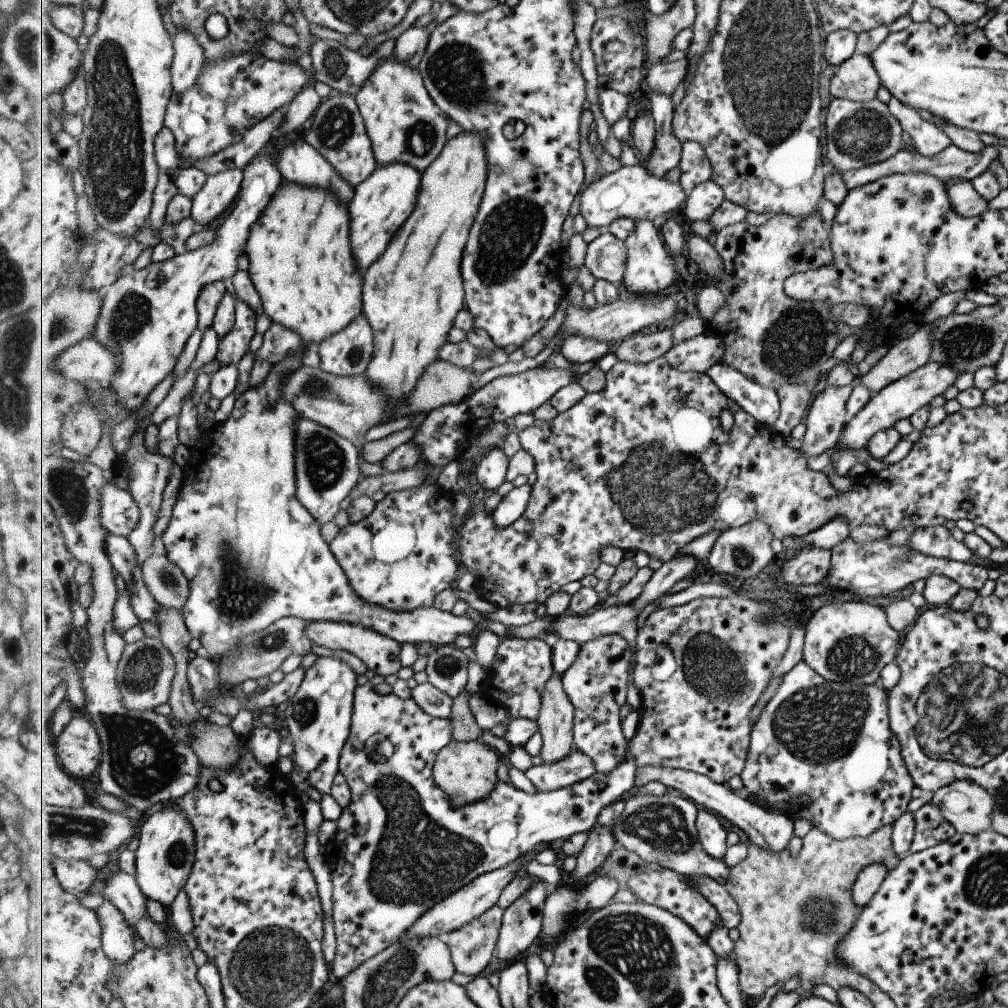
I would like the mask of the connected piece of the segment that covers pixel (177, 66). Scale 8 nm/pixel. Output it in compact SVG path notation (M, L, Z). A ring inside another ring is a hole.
M178 30L173 41L175 54L171 72L174 92L183 94L197 84L206 65L205 52L197 38L187 30Z

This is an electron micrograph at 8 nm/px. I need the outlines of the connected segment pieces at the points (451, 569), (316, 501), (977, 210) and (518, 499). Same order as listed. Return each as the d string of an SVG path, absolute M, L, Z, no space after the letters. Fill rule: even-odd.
M436 484L389 493L376 504L371 516L340 529L330 547L343 570L346 570L351 588L365 602L395 612L415 612L419 608L435 607L436 596L445 589L453 588L455 578L459 578L460 561L458 548L455 548L457 531L455 502L451 500L448 491Z
M300 418L295 434L295 460L298 471L297 496L303 506L311 511L319 524L334 520L343 500L351 494L362 478L360 450L351 439L337 434L318 422Z
M946 179L943 182L949 205L957 216L979 217L986 211L987 201L975 192L971 181Z
M526 484L514 487L505 498L502 498L501 502L493 510L493 518L495 518L497 528L503 530L503 528L515 524L525 514L532 492L533 485Z

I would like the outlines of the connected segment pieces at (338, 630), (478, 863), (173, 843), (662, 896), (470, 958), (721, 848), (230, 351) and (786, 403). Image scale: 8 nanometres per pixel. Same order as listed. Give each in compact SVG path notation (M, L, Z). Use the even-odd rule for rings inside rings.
M309 621L305 634L311 638L311 642L319 646L350 652L358 657L367 668L384 677L397 674L402 669L400 658L402 644L376 630L365 628L363 625L335 621Z
M369 681L358 686L350 740L340 757L340 772L351 787L351 804L343 809L336 833L325 845L326 863L332 870L334 884L332 918L337 951L332 970L339 981L395 944L425 912L471 884L478 876L513 864L539 844L548 845L555 840L566 841L577 833L589 833L597 826L599 812L623 799L635 786L638 766L629 752L625 756L627 760L613 772L597 772L595 776L561 790L529 795L499 781L489 798L465 808L455 808L434 779L434 766L439 753L454 740L452 729L451 719L427 714L412 696L403 699L393 693L379 694ZM384 739L389 740L394 752L385 762L375 762L372 755L376 744Z
M169 805L159 806L145 815L138 842L135 874L137 882L147 900L159 902L169 909L193 873L197 851L195 828L181 810Z
M664 868L663 870L659 870L659 872L655 872L647 869L641 876L637 875L635 878L631 878L626 887L637 896L640 902L661 906L661 908L665 908L665 910L678 915L679 918L682 918L687 924L694 927L705 939L709 940L709 936L711 936L711 932L715 928L724 926L717 908L697 888L693 888L687 882L685 875L679 874L679 872L675 872L674 870Z
M497 904L482 917L445 937L456 972L473 978L481 976L496 954L504 914L505 910Z
M699 810L697 816L698 839L713 858L724 858L728 852L727 830L719 818L707 810Z
M222 280L222 282L225 284L225 292L235 296L236 322L233 330L225 338L220 338L219 354L215 360L220 366L229 366L229 364L239 364L248 353L251 340L257 334L255 332L257 314L254 308L237 296L232 280Z
M787 383L778 390L780 417L773 427L781 436L791 437L793 429L801 422L814 395L805 384Z

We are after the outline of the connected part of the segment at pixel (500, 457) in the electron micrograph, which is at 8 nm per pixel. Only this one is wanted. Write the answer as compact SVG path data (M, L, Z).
M503 448L486 452L476 468L476 478L487 493L495 491L507 481L510 458Z

